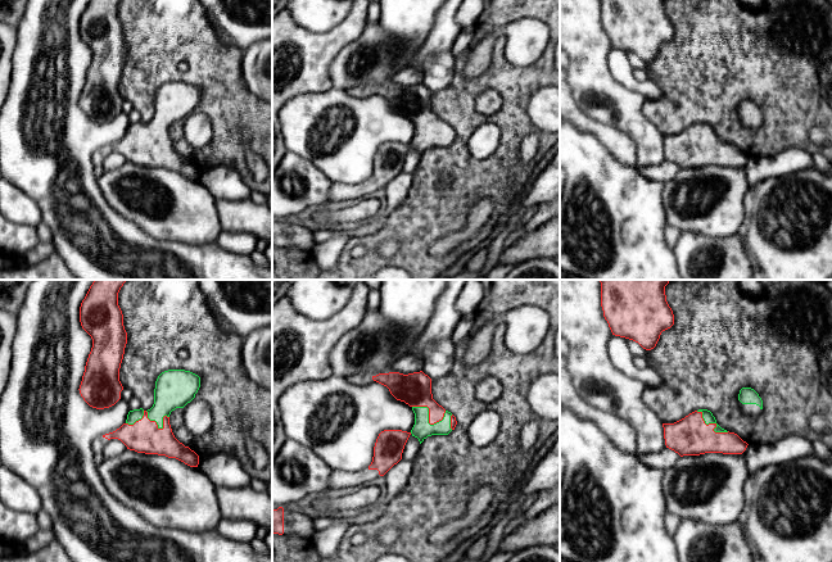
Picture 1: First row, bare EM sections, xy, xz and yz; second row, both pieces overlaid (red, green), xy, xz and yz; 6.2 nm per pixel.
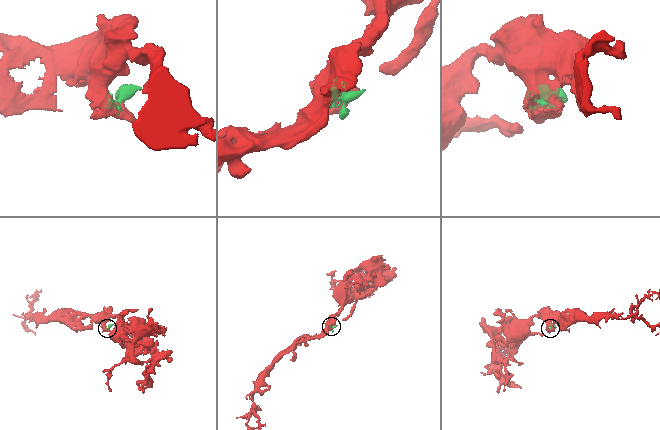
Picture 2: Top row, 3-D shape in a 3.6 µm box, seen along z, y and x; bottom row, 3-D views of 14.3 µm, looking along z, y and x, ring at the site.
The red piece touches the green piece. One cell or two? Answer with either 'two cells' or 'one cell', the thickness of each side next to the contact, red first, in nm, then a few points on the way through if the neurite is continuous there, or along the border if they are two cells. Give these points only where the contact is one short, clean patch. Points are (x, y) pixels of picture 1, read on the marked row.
one cell; 200 nm thick on the red side, 240 nm on the other

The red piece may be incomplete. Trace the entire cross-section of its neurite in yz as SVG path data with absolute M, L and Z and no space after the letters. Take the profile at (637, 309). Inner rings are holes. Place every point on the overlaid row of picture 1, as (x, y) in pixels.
M600 280L601 307L612 335L654 349L661 332L674 325L665 295L669 281Z

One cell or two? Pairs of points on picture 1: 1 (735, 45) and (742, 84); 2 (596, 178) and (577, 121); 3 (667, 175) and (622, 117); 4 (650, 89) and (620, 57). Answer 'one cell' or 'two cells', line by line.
1: one cell
2: two cells
3: two cells
4: one cell

